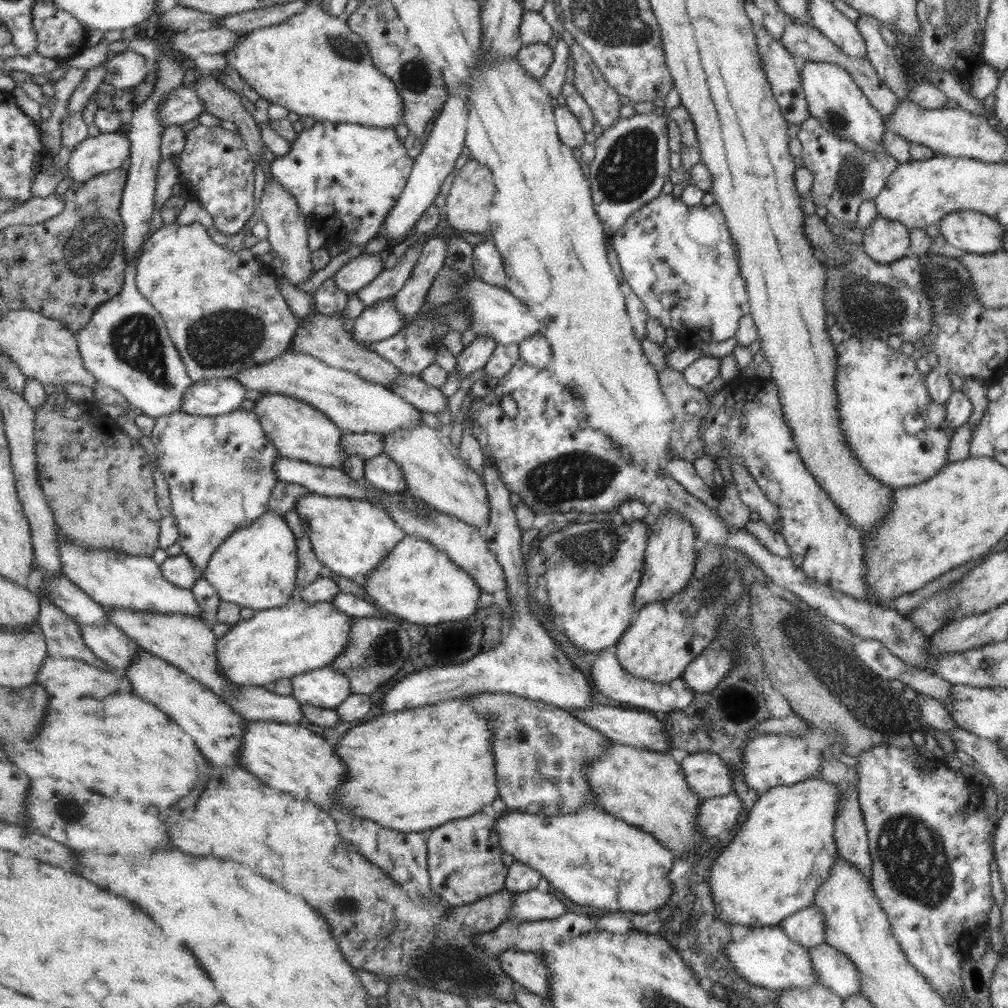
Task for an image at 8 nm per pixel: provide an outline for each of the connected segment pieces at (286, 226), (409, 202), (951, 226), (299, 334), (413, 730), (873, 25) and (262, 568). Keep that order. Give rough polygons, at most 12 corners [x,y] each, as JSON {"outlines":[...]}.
{"outlines":[[[274,176],[260,198],[280,271],[310,279],[308,228],[296,197]],[[449,92],[378,237],[393,244],[466,151],[468,100]],[[982,212],[939,220],[946,242],[968,253],[1002,249],[1004,227]],[[348,293],[342,312],[311,314],[292,350],[385,387],[403,372],[352,339],[344,318],[365,309]],[[465,697],[338,738],[345,812],[426,834],[499,796]],[[861,14],[855,24],[881,82],[908,100],[904,56],[882,39],[882,24]],[[268,510],[218,546],[203,577],[260,611],[295,597],[296,536]]]}

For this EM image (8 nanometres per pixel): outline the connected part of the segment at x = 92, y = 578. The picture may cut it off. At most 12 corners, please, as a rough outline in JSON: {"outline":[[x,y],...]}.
{"outline":[[58,532],[64,576],[103,607],[202,621],[152,557],[88,551]]}

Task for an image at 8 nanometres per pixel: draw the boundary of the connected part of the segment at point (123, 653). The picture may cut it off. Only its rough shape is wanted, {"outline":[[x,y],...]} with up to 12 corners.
{"outline":[[114,624],[80,625],[86,646],[124,671],[142,650]]}

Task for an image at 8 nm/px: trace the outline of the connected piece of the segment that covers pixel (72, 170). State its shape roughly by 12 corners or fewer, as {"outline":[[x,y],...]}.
{"outline":[[120,131],[88,135],[64,176],[75,184],[121,168],[130,139]]}

